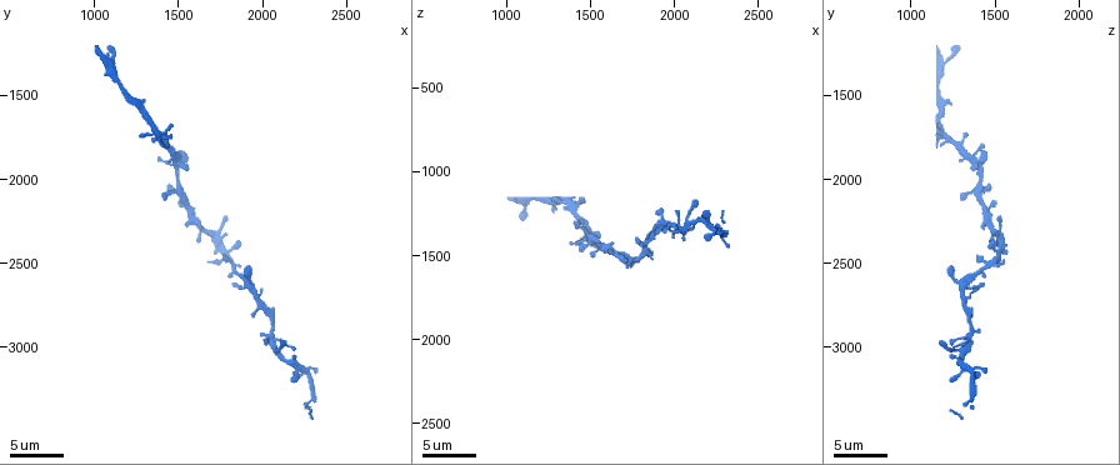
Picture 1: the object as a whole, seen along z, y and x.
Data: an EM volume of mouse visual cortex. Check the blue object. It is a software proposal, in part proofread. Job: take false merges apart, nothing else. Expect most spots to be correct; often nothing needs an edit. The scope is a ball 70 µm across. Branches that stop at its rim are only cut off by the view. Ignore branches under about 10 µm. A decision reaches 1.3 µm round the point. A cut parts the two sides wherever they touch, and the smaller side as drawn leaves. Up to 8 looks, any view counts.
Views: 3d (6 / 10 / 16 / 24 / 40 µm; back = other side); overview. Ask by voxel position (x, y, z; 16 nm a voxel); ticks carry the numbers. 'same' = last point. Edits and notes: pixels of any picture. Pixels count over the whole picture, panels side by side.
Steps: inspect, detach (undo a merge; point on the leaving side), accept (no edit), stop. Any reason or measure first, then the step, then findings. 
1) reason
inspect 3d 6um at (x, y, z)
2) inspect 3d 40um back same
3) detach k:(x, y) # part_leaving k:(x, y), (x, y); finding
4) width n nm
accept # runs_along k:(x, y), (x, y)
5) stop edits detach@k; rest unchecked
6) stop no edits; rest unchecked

four arms meet
inspect 3d 16um at (1420, 1780, 1260)

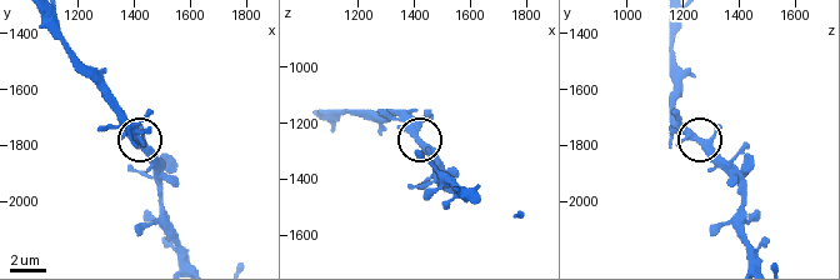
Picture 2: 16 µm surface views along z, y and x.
width 330 nm
accept # one neuron here

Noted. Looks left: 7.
inspect 3d 6um at (1200, 1500, 1160)

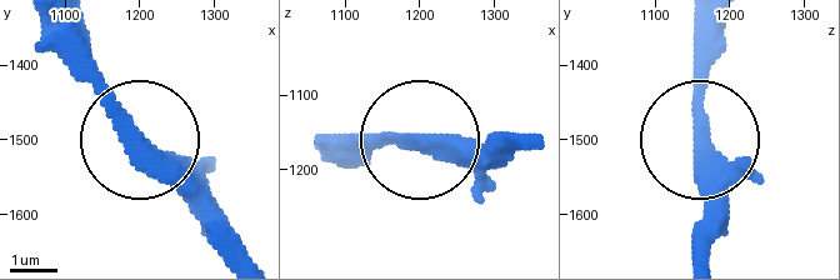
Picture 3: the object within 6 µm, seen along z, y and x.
accept # runs_along 3:(526, 150), (328, 138); one neuron here

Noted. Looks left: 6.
three-way junction
inspect 3d 6um at (2060, 2900, 1380)

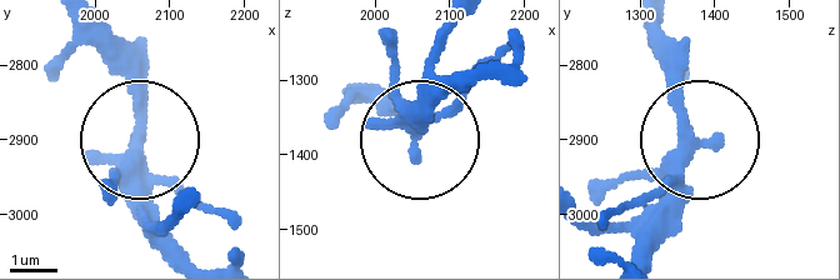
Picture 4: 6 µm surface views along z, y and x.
arms 3
accept # runs_along 4:(653, 23), (693, 143), (658, 246); one neuron here

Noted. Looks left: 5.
looks like a crossing
inspect 3d 6um at (1700, 2340, 1500)

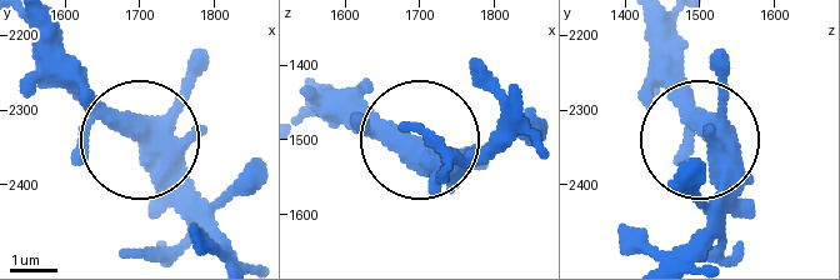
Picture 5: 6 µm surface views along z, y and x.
inspect 3d 6um back at (1690, 2320, 1510)

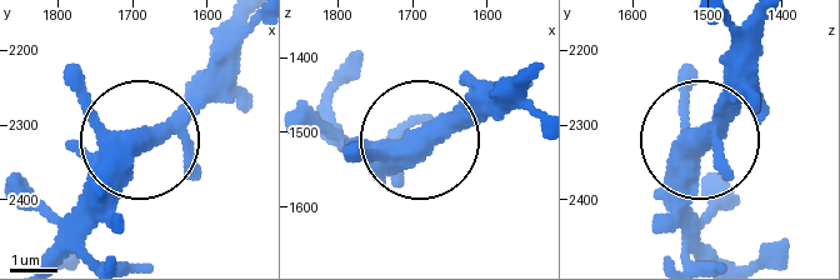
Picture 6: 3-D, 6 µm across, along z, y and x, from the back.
accept # runs_along 6:(700, 141), (711, 110), (755, 66); one neuron here

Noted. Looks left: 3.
stop no edits; rest unchecked

